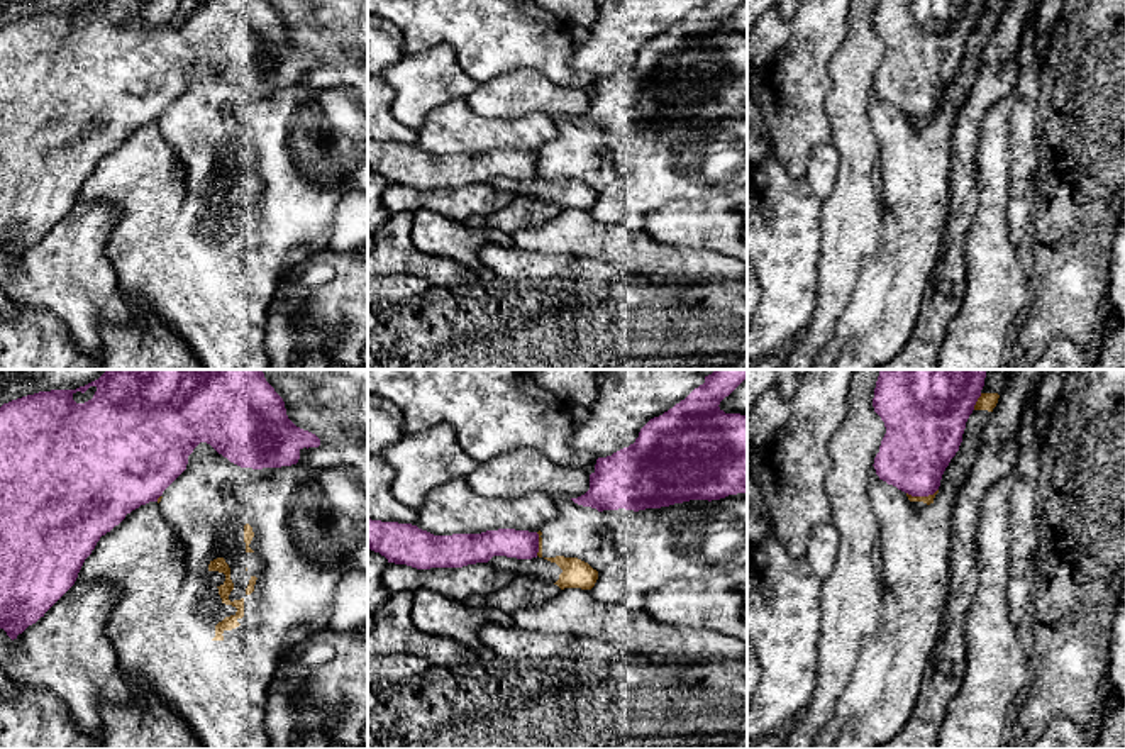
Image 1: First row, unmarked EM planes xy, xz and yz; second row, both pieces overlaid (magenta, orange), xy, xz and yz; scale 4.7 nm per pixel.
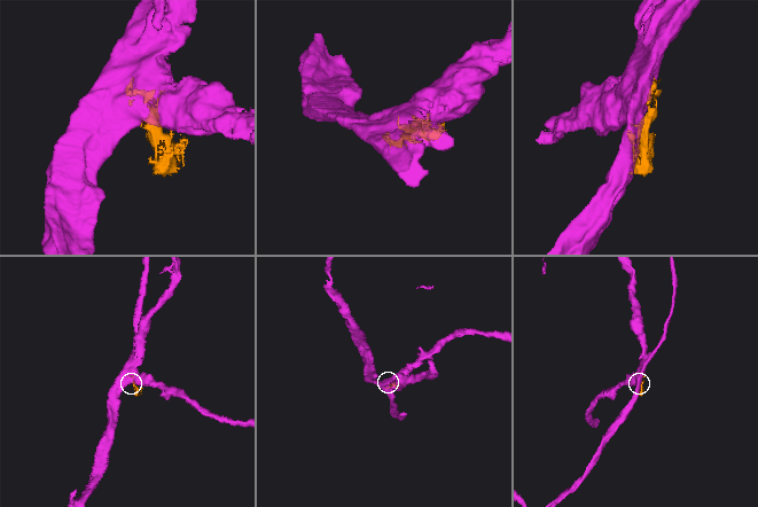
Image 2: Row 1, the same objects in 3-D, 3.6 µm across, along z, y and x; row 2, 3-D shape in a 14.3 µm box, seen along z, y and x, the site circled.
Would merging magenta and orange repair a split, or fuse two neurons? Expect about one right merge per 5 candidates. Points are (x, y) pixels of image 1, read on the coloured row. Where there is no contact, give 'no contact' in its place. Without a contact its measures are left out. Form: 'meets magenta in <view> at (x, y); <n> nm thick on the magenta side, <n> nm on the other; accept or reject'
meets magenta in yz at (922, 495); 340 nm thick on the magenta side, 40 nm on the other; reject

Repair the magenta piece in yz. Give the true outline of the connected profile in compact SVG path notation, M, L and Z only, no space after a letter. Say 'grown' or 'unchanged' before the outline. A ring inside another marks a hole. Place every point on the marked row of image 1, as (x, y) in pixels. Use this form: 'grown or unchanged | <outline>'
unchanged | M881 369L873 407L886 427L874 469L912 497L934 495L959 451L986 369Z

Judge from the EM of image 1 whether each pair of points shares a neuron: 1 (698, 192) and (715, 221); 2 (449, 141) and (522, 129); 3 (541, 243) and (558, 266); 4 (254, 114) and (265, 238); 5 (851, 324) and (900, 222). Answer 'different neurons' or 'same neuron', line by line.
1: different neurons
2: same neuron
3: different neurons
4: same neuron
5: different neurons

